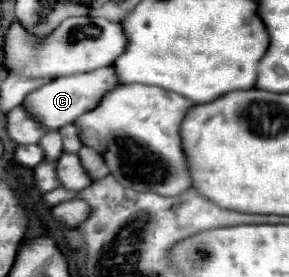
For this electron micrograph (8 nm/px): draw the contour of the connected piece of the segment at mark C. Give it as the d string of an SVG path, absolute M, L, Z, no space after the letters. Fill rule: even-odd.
M114 66L98 68L94 72L80 72L74 76L62 76L62 78L52 80L50 84L38 88L36 92L32 92L24 100L22 106L26 106L28 112L36 120L42 120L42 124L46 124L46 128L56 130L66 124L74 124L78 120L78 116L94 110L102 102L102 96L106 96L106 92L110 92L110 88L118 88L118 84L120 84L120 80L118 80L118 74L114 72Z

